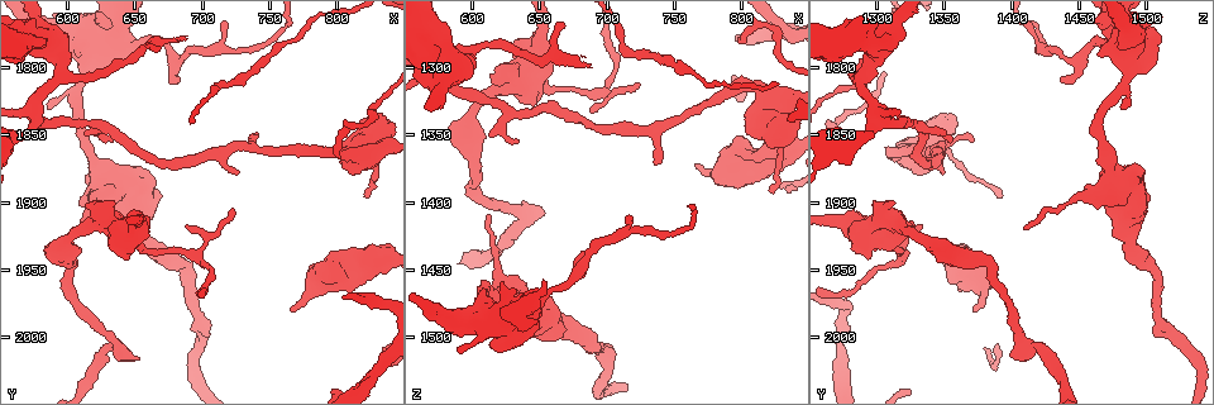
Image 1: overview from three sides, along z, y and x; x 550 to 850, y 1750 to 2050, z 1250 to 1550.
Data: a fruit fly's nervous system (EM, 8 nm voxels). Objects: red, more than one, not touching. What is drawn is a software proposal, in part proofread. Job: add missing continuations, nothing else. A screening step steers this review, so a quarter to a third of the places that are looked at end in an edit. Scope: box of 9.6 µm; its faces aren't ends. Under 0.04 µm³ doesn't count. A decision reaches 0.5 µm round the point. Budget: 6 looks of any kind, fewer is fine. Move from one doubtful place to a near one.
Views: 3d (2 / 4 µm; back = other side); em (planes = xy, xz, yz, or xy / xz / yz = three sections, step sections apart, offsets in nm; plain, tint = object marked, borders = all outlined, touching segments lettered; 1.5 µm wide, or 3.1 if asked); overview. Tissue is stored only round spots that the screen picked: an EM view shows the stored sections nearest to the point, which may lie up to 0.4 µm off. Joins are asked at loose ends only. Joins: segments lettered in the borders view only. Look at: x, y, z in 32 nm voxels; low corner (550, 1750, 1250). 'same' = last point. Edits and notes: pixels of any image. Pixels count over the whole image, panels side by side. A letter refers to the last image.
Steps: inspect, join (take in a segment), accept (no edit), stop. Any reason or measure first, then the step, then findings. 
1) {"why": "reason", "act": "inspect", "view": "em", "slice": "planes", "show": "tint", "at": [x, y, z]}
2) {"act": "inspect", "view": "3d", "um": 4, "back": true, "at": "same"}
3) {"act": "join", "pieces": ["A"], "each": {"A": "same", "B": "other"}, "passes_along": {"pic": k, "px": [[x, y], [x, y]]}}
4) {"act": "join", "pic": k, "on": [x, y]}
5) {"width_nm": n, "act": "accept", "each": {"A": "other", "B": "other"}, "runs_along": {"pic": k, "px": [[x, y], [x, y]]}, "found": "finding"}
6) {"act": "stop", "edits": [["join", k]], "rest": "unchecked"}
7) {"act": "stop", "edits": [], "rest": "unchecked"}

{"why": "free end", "act": "inspect", "view": "em", "slice": "planes", "show": "borders", "at": [822, 1896, 1390]}

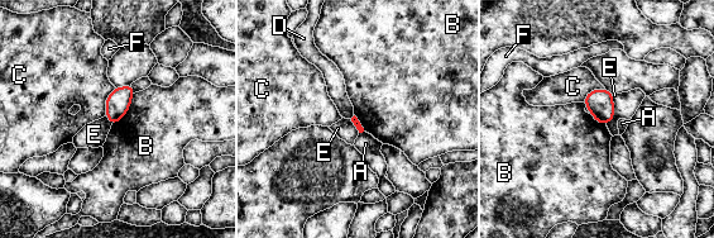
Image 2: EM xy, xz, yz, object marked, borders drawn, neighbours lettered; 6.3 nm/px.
{"longest_contact_nm": ["B", 260], "act": "accept", "each": {"A": "other", "B": "other", "C": "other", "D": "other", "E": "other", "F": "other"}, "border": {"pic": 2, "px": [[135, 93], [129, 109], [113, 124]]}, "found": "no lettered segment goes on from it"}

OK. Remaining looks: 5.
{"act": "inspect", "view": "3d", "um": 2, "at": [652, 2018, 1410]}

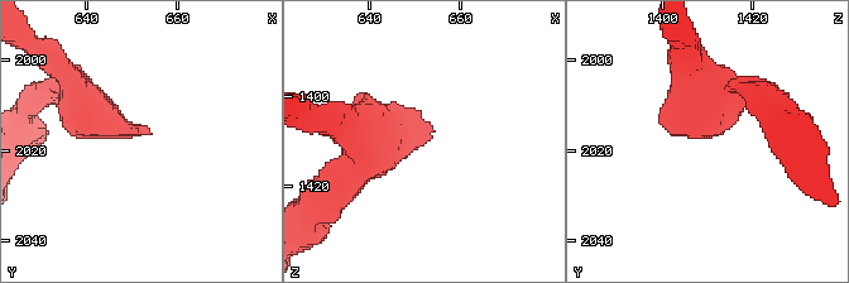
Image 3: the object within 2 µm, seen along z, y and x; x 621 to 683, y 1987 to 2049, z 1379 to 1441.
{"why": "shape alone is not enough", "act": "inspect", "view": "em", "slice": "planes", "show": "borders", "at": [653, 2016, 1410]}

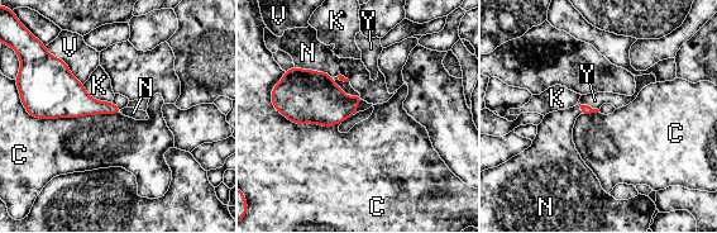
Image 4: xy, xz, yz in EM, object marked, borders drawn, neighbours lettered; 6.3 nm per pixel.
{"act": "join", "pieces": ["N"], "each": {"C": "other", "K": "other", "N": "same", "V": "other", "Y": "other"}, "passes_along": {"pic": 4, "px": [[302, 96], [314, 71], [307, 52]]}, "found": "the cell continues"}

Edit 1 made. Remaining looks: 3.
{"why": "redraw", "act": "inspect", "view": "overview"}

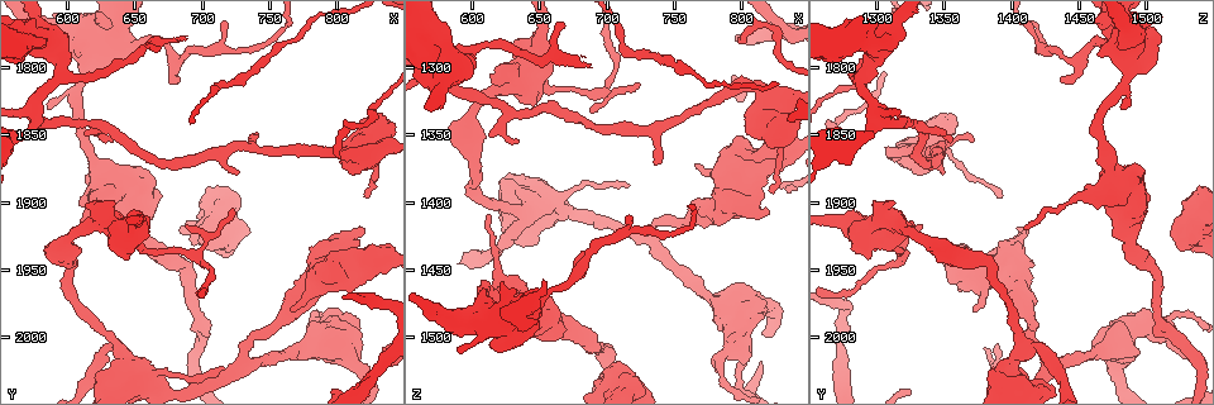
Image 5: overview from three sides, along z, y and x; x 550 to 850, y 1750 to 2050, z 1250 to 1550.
{"why": "branch stops here", "act": "inspect", "view": "3d", "um": 4, "at": [688, 1780, 1300]}

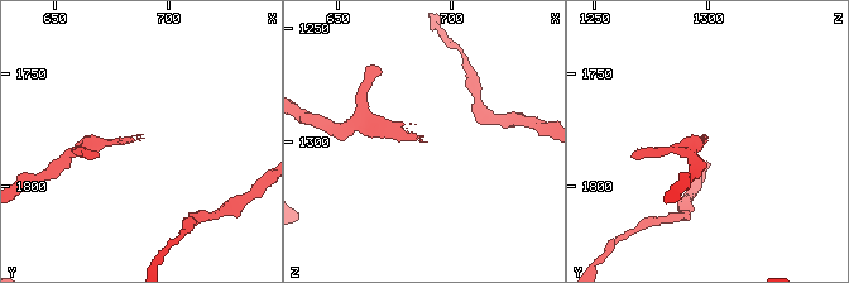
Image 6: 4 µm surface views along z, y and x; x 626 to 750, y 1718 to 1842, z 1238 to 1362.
{"why": "now the EM", "act": "inspect", "view": "em", "slice": "planes", "show": "borders", "at": [687, 1780, 1301]}

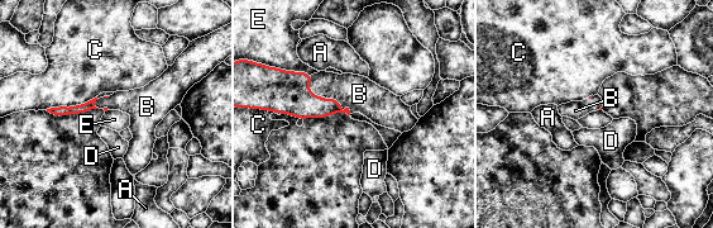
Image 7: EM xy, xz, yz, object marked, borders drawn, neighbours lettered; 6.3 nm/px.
{"act": "join", "pieces": ["B"], "each": {"A": "other", "B": "same", "C": "other", "D": "other", "E": "other"}, "found": "the cell continues"}

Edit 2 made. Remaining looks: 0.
{"act": "stop", "edits": [["join", 4], ["join", 7]], "rest": "unchecked"}

